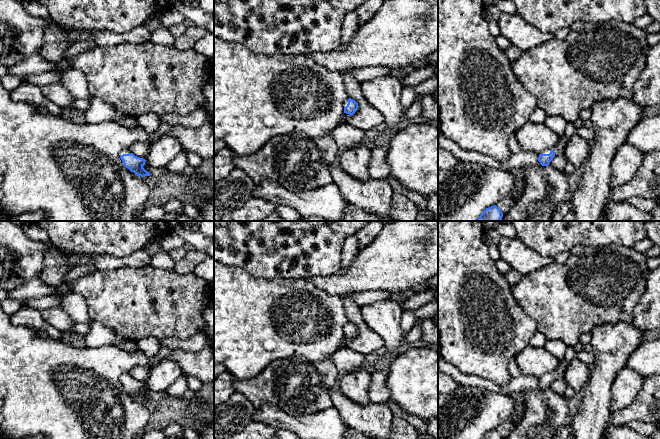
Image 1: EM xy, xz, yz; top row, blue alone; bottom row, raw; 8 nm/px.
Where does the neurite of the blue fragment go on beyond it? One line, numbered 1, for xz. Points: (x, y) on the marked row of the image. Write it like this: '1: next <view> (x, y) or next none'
1: next none

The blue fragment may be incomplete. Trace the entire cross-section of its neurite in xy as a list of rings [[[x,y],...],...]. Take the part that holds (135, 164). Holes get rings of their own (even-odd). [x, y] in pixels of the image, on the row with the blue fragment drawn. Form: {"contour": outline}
{"contour": [[[133,153],[123,154],[120,156],[120,158],[123,165],[138,176],[145,177],[151,175],[143,168],[146,162],[145,159],[137,157]]]}

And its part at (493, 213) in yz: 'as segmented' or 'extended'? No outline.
as segmented

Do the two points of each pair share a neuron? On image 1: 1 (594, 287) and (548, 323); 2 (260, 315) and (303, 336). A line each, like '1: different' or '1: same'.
1: same
2: same

